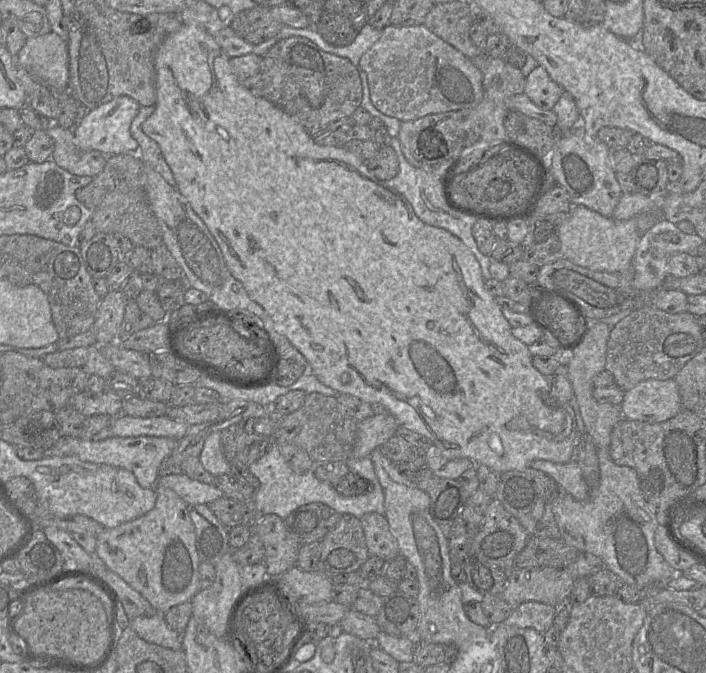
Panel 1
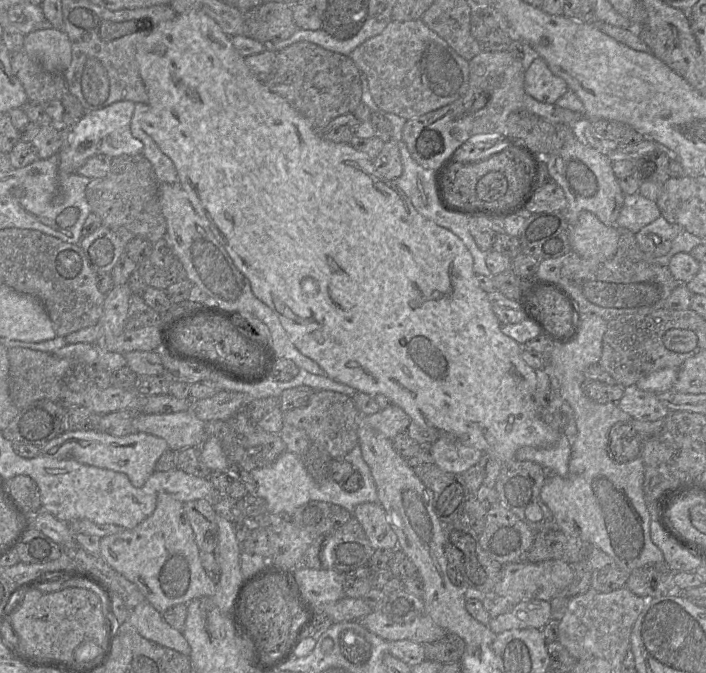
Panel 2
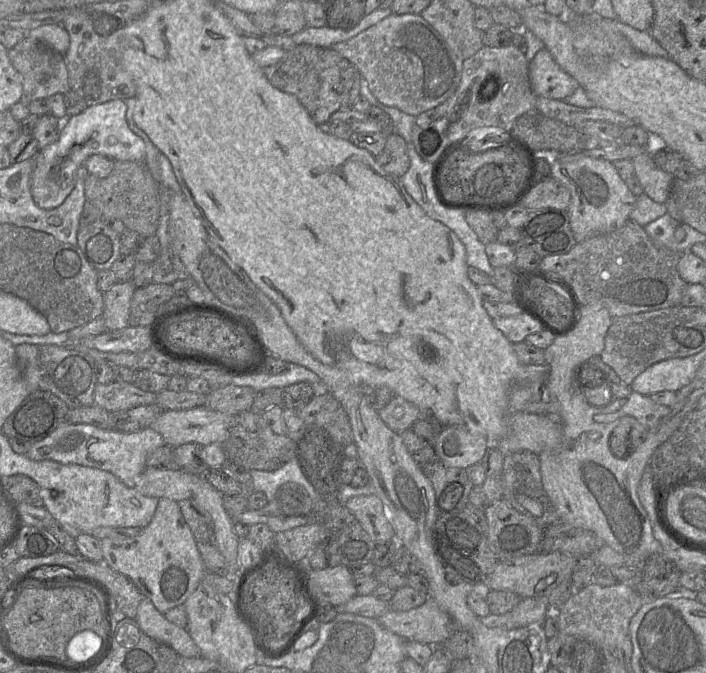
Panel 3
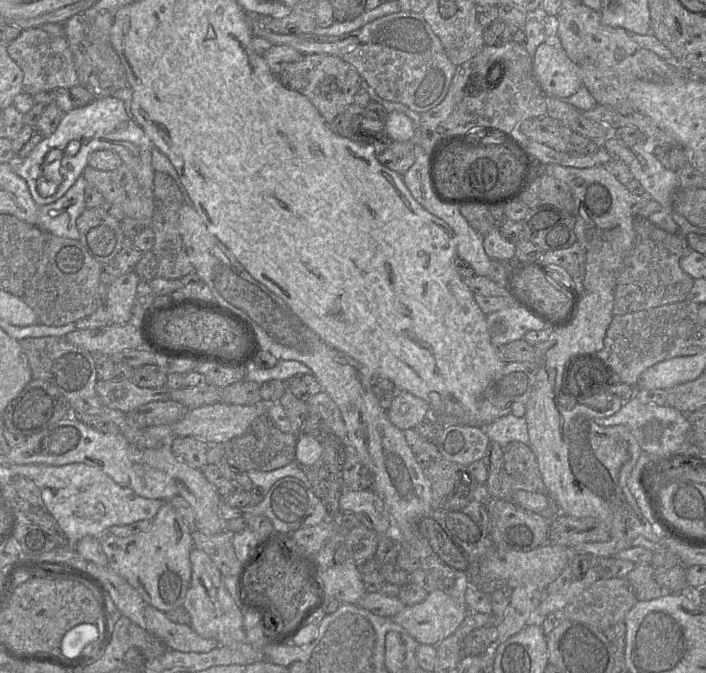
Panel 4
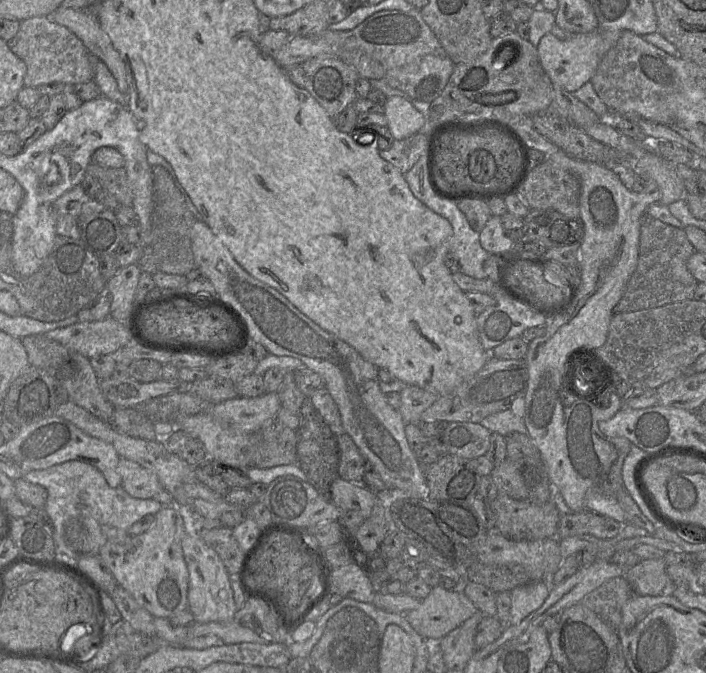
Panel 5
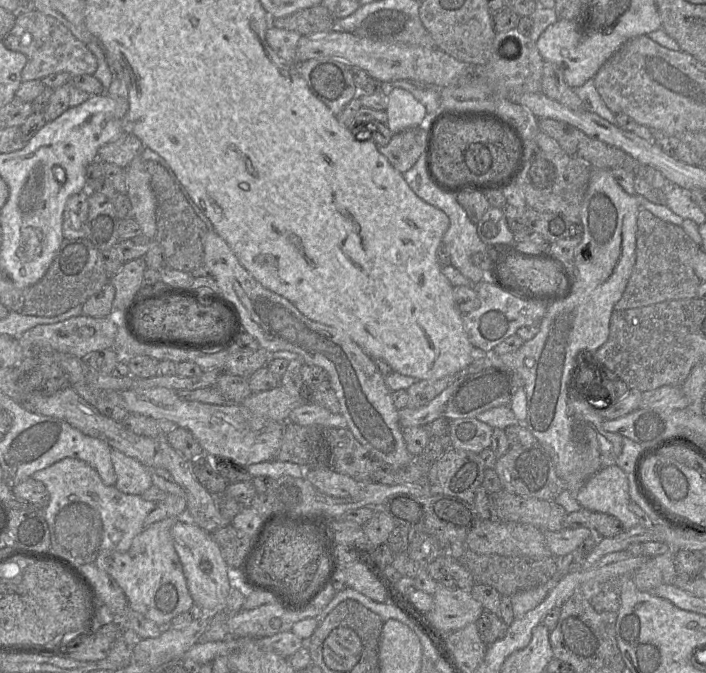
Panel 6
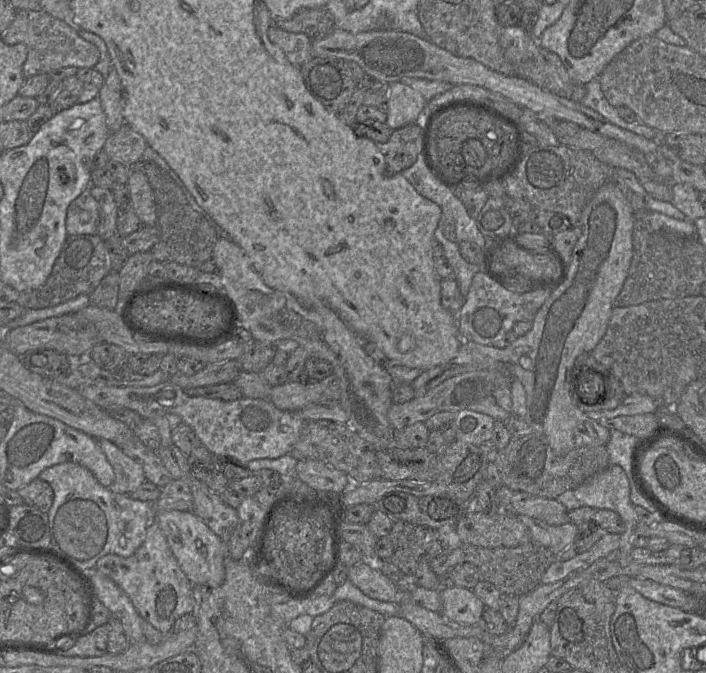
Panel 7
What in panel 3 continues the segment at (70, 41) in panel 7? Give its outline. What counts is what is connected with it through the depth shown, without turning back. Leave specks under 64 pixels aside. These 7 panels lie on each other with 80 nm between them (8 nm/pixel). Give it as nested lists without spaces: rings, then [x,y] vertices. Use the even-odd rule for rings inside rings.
[[[25,36],[8,50],[8,57],[13,67],[21,75],[24,100],[49,98],[57,93],[66,94],[71,89],[65,55],[47,48],[35,39]]]

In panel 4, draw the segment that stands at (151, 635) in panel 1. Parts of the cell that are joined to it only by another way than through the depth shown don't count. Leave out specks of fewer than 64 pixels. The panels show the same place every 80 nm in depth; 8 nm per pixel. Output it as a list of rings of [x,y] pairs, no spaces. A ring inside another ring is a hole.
[[[146,604],[144,609],[146,630],[159,638],[168,649],[180,652],[206,653],[220,644],[197,634],[190,625],[170,621],[166,614]]]

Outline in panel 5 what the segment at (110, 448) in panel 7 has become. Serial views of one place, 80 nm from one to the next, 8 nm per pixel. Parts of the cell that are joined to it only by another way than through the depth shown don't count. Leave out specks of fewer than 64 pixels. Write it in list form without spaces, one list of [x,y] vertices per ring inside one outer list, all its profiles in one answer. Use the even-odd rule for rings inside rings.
[[[120,457],[117,472],[121,476],[121,487],[132,497],[153,499],[163,490],[158,477],[134,461]]]

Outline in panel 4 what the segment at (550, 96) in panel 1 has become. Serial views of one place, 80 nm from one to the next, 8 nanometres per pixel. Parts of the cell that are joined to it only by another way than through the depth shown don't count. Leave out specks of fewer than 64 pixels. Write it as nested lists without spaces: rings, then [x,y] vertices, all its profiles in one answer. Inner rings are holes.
[[[543,42],[532,57],[532,66],[545,95],[567,99],[582,86],[580,70],[562,46]]]

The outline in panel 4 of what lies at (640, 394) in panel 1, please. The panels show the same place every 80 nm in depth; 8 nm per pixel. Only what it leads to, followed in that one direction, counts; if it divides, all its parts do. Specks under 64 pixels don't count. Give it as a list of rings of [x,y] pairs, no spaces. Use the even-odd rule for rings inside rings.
[[[634,396],[625,401],[617,413],[607,418],[596,418],[595,422],[597,425],[603,427],[626,426],[642,451],[651,457],[678,452],[690,431],[690,423],[686,414],[670,406],[642,404]]]

